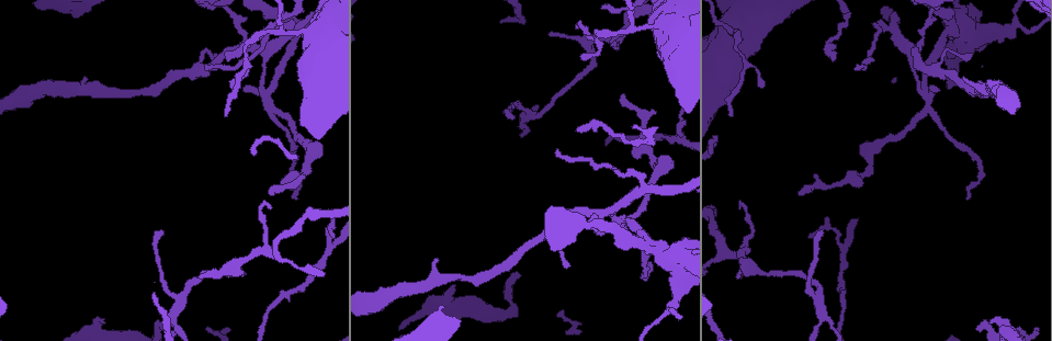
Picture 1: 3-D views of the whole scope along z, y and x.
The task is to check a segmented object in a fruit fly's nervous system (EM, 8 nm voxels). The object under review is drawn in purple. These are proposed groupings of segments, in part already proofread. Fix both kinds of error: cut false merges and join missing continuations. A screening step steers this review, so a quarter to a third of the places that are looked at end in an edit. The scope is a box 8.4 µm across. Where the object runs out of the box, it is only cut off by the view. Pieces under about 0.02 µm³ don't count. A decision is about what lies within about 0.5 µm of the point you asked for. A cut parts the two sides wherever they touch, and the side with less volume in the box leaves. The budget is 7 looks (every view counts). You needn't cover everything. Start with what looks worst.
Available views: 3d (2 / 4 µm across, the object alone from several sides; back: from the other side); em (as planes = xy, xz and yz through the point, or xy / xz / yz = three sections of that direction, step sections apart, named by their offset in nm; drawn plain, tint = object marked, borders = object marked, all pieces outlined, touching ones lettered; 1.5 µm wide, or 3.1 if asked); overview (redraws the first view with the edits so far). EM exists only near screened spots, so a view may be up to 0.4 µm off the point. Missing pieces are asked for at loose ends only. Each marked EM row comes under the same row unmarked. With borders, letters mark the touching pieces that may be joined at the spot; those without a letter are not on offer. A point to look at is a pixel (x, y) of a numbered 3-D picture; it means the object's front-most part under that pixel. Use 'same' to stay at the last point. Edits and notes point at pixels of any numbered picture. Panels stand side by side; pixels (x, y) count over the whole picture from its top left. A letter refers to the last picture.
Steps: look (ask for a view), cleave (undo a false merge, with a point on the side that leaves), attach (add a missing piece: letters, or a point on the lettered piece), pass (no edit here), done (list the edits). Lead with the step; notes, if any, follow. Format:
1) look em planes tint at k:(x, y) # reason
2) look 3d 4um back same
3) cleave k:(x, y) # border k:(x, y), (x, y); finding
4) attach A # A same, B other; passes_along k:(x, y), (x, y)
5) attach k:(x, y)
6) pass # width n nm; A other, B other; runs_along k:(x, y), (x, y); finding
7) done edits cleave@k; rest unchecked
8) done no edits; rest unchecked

look em planes tint at 1:(732, 34) # a fork

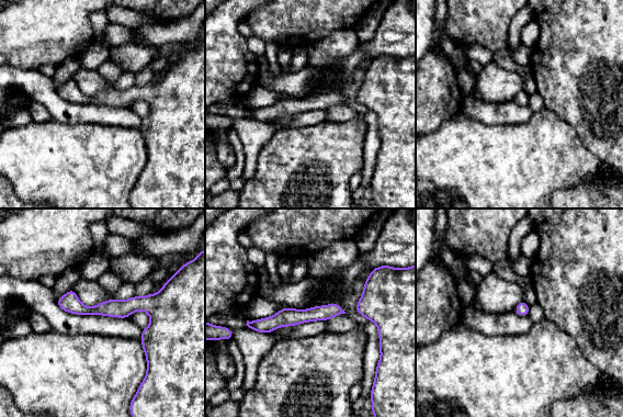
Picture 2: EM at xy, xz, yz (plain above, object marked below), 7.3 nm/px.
look em planes borders same

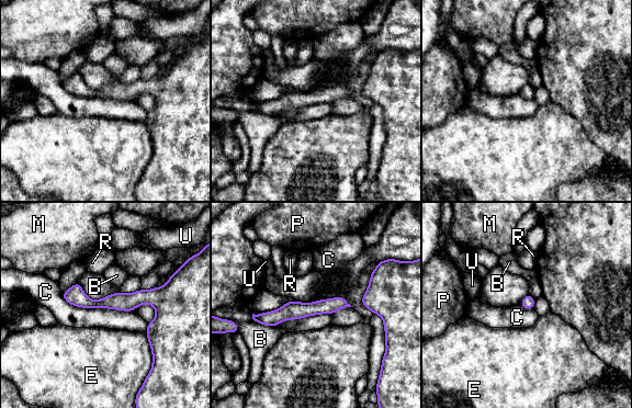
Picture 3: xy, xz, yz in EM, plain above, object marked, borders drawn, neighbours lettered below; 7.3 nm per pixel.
pass # B other, C other, E other, M other, P other, R other, U other; runs_along 3:(65, 294), (86, 303), (171, 302); one cell here

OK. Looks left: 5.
look 3d 4um at 1:(666, 312) # two arms in line, one across

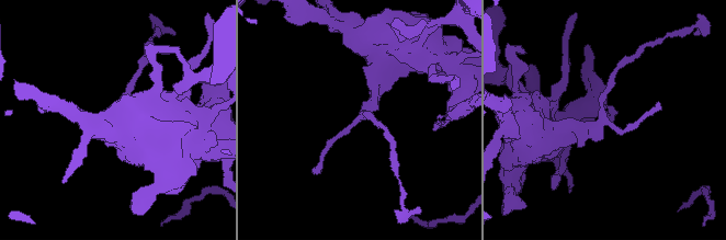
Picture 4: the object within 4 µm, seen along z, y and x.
look em planes borders at 4:(359, 115) # now the EM

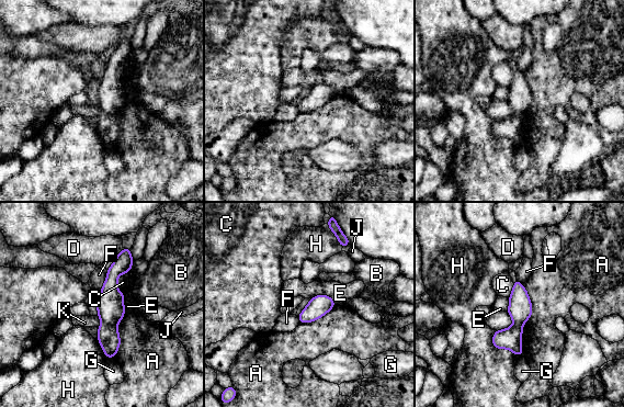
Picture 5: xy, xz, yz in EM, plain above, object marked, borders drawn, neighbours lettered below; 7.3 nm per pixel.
cleave 5:(108, 335) # A other, B other, C other, D other, E other, F other, G other, H other, J other, K other; border 5:(102, 321), (109, 325), (116, 325); a second cell is stuck on

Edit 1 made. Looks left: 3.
look 3d 2um back at 1:(762, 84) # thin end

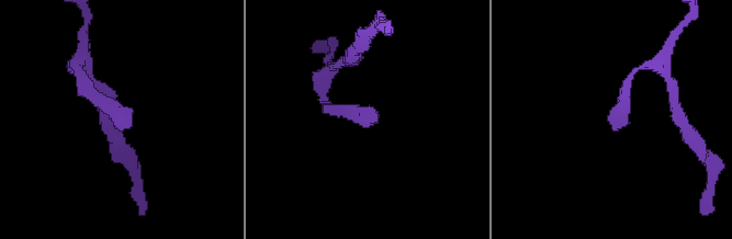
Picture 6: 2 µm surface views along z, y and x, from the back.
look em planes borders at 6:(367, 123) # now the EM

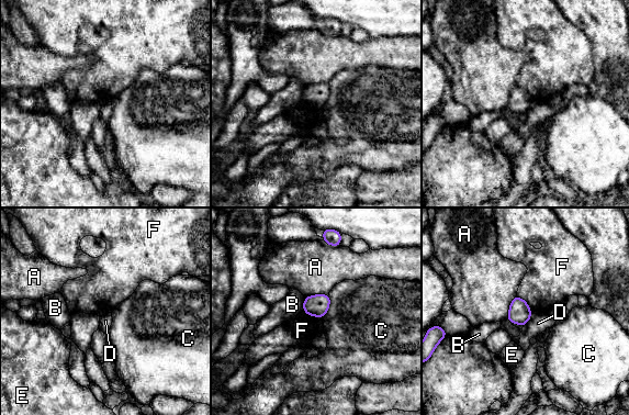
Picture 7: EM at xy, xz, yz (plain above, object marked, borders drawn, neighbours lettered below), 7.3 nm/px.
pass # width 160 nm; A other, B other, C other, D other, E other, F other; border 7:(516, 295), (527, 303), (532, 313); no lettered piece goes on from it

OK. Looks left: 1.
done edits cleave@5; rest unchecked

